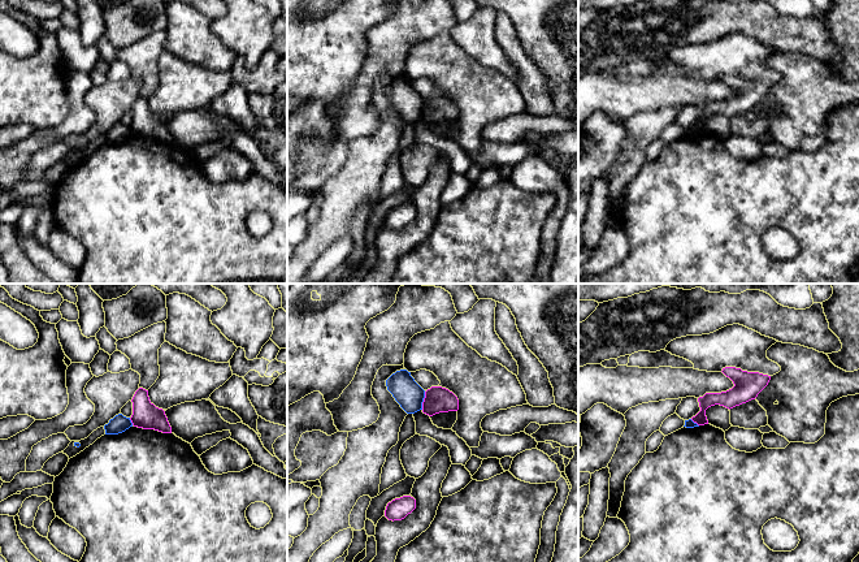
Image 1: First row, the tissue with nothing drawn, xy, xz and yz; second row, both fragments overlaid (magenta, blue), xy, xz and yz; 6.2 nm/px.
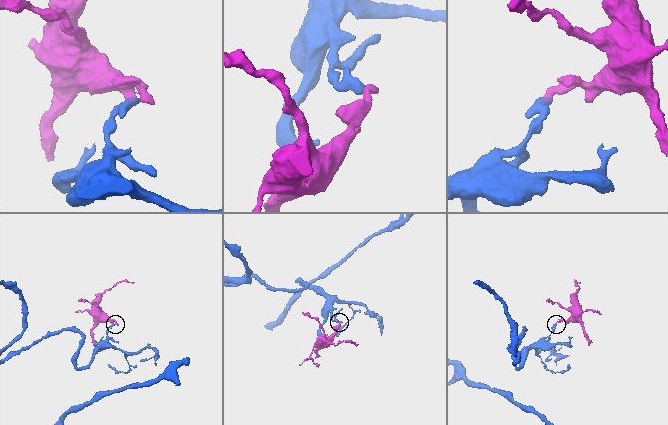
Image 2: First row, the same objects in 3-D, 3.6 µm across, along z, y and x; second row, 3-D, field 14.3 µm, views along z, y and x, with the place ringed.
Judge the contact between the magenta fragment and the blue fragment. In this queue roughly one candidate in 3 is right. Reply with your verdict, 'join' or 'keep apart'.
keep apart

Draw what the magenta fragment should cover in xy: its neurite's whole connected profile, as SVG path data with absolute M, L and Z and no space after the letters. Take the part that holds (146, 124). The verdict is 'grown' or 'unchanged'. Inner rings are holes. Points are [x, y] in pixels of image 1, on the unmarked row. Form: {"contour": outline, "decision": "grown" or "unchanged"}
{"contour": "M139 96L133 108L133 124L130 126L134 135L155 138L162 142L172 142L165 120L156 116L148 105L148 99Z", "decision": "unchanged"}

